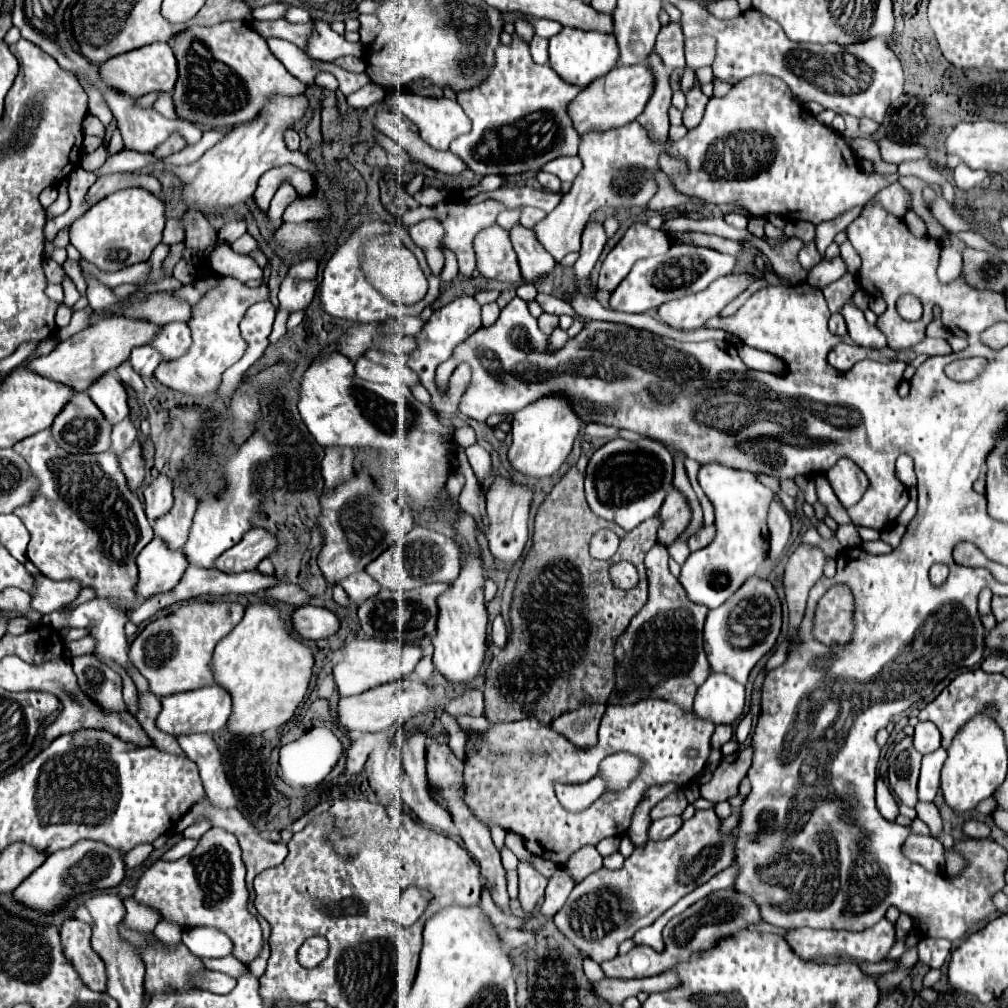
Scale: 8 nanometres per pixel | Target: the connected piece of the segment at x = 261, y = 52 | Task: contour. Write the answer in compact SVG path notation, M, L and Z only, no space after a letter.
M224 21L216 25L192 25L170 37L168 45L178 59L178 83L174 87L174 105L182 119L204 123L210 127L234 127L252 121L262 107L276 95L300 95L306 85L298 81L286 67L270 53L264 37L260 37L246 21Z

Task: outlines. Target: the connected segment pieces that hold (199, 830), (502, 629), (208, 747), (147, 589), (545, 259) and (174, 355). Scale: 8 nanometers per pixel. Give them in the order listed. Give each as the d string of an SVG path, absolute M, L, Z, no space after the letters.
M202 821L202 823L194 823L192 827L184 829L184 837L190 837L190 839L196 839L196 841L198 841L208 829L210 829L210 823L206 823L206 821Z
M498 615L492 623L492 641L498 645L498 647L504 647L506 645L506 625L504 625L504 617Z
M180 735L178 745L186 757L198 765L206 797L210 797L210 801L218 807L236 807L236 797L232 793L232 785L224 775L222 757L212 735Z
M154 537L138 555L138 585L136 593L140 599L148 599L150 595L170 591L182 579L188 569L186 555L176 549L172 551L162 539Z
M516 225L510 231L510 239L512 239L514 251L518 253L518 263L526 281L536 283L540 277L552 275L556 261L550 253L538 247L538 241L534 239L534 235L530 235L530 229Z
M178 321L164 325L162 331L158 333L158 339L154 339L152 343L152 347L162 355L162 363L170 363L184 357L190 345L192 345L190 327Z

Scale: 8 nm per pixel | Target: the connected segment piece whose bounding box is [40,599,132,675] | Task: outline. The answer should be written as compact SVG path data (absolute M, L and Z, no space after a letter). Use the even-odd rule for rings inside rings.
M92 599L76 609L72 609L70 613L62 613L62 611L54 611L54 613L48 613L48 615L42 615L40 619L40 625L46 625L46 627L52 627L56 631L62 631L62 629L72 629L72 627L82 627L82 629L88 629L90 631L90 637L96 639L96 649L94 653L104 659L104 661L114 661L116 665L120 665L124 669L124 673L128 675L128 667L132 667L132 661L128 657L128 641L124 637L124 623L128 621L128 613L122 613L118 609L112 609L110 603L106 603L104 599Z

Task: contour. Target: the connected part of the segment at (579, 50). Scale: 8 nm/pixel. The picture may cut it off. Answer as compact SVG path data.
M564 27L558 35L550 37L550 67L568 83L586 87L592 81L604 77L608 71L616 67L618 59L618 45L614 35L600 33L600 31L582 31Z

